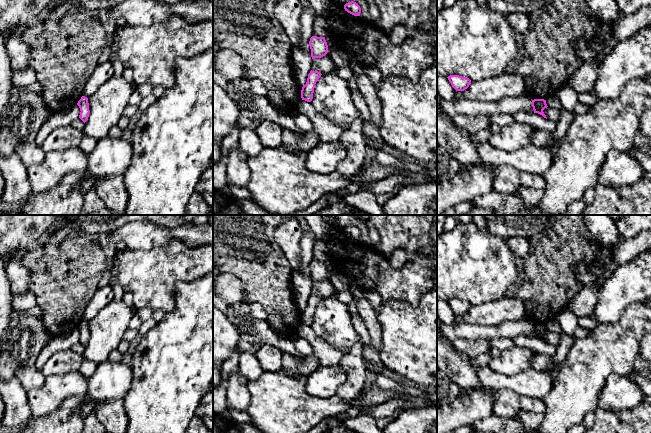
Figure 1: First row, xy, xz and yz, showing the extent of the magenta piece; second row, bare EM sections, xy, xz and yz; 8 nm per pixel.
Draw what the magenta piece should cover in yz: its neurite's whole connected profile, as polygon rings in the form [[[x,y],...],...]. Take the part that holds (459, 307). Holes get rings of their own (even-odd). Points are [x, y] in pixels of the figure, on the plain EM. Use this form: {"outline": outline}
{"outline": [[[450,299],[447,302],[449,306],[451,307],[452,311],[456,315],[464,315],[471,308],[471,304],[469,302],[462,301],[459,299]]]}

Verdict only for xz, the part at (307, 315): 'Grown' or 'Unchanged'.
Unchanged

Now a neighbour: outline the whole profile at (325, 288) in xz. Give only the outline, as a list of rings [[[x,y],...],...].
[[[328,258],[325,261],[325,264],[328,269],[328,277],[321,282],[312,283],[312,286],[311,286],[311,294],[318,295],[321,298],[330,297],[335,290],[331,282],[331,278],[334,274],[336,274],[336,270],[337,270],[335,261],[332,260],[331,258]]]

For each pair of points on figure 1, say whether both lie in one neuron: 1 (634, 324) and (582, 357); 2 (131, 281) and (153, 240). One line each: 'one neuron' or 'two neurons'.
1: one neuron
2: two neurons

